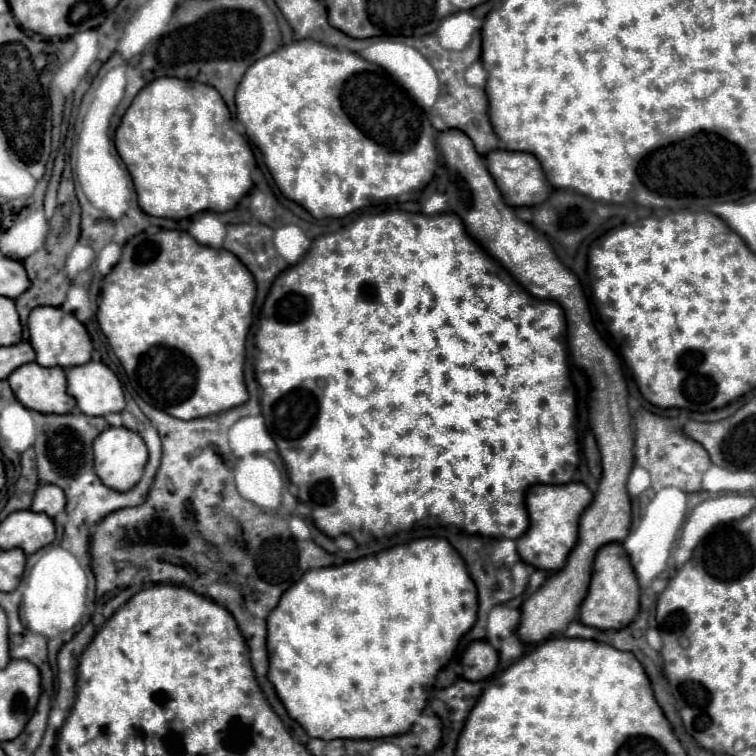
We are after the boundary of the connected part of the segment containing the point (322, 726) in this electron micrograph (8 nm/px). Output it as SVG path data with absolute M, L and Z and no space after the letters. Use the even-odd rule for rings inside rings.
M424 537L414 539L404 545L396 545L392 549L380 551L376 555L368 555L356 561L348 561L342 565L310 569L302 575L298 583L294 583L268 615L268 657L270 671L268 679L276 687L278 697L282 699L288 715L298 721L310 737L320 739L376 739L404 733L414 719L422 713L428 701L428 685L434 681L438 669L452 657L458 637L470 631L478 613L478 593L474 589L474 581L470 579L462 557L452 549L452 545L442 537Z

